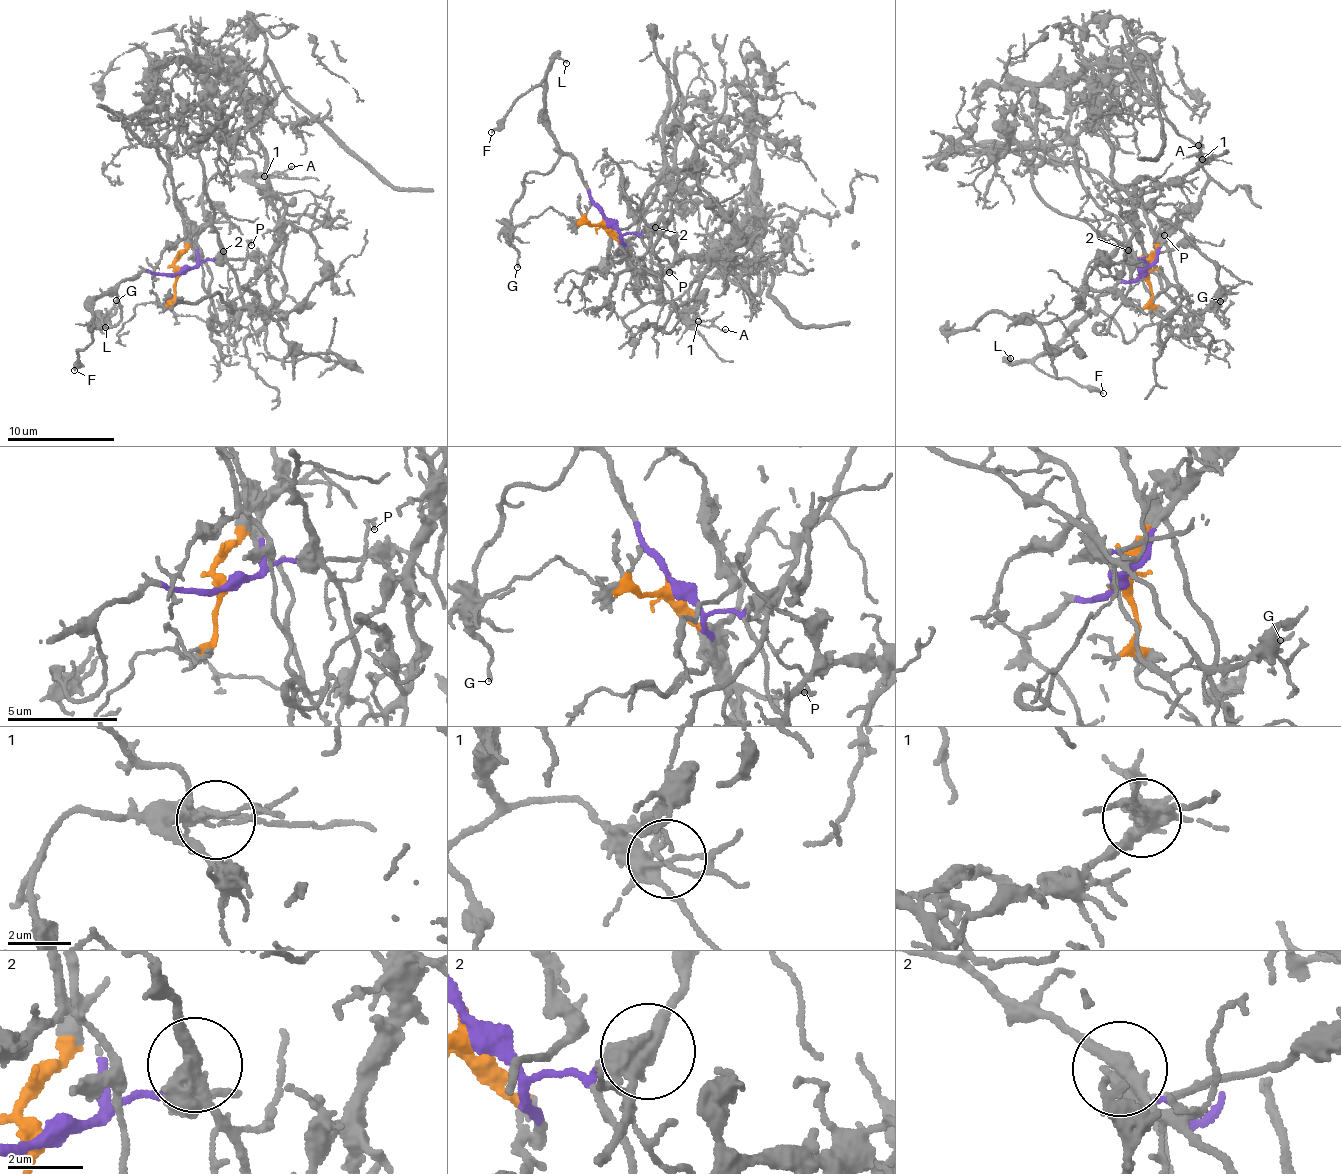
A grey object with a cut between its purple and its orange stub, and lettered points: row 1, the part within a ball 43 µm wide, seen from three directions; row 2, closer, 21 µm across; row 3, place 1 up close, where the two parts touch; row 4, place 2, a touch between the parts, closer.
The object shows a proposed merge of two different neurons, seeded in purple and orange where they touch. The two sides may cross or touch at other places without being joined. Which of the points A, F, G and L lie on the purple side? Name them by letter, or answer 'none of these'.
F, G, L

